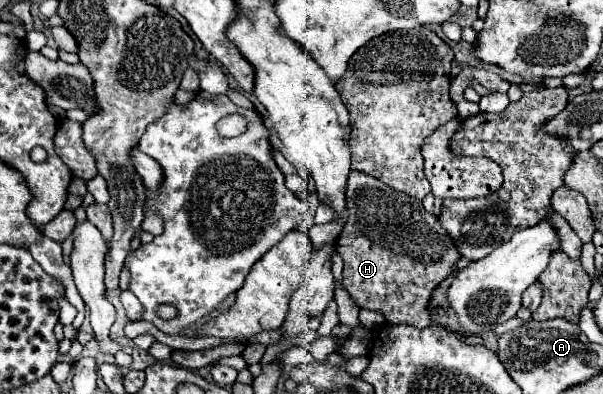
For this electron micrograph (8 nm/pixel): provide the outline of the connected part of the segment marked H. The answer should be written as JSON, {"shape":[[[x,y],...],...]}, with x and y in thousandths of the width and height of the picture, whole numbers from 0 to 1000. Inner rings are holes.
{"shape":[[[582,434],[579,444],[575,536],[579,561],[572,566],[559,607],[559,637],[572,668],[566,718],[579,739],[582,759],[592,769],[595,784],[632,794],[642,825],[672,820],[685,830],[708,830],[708,764],[715,754],[715,739],[748,693],[751,668],[761,657],[761,647],[755,647],[755,622],[748,617],[748,602],[741,596],[741,586],[735,586],[735,576],[728,576],[728,556],[721,546],[711,546],[692,505],[665,495],[662,485],[599,434]]]}

